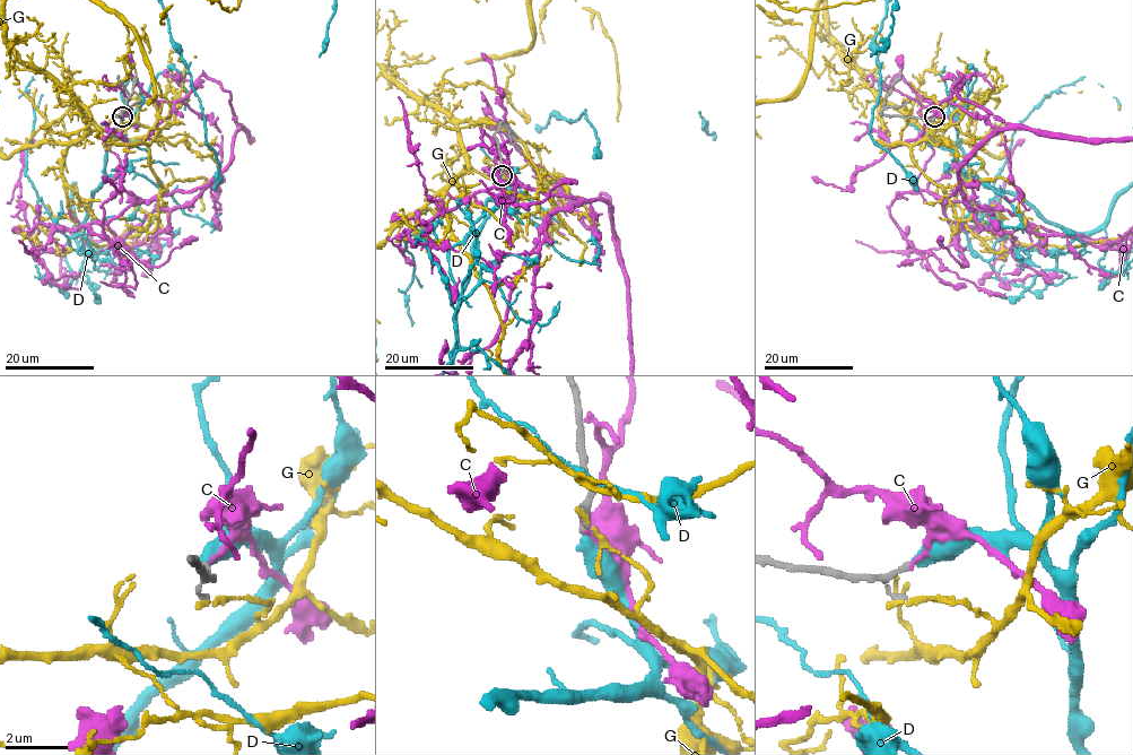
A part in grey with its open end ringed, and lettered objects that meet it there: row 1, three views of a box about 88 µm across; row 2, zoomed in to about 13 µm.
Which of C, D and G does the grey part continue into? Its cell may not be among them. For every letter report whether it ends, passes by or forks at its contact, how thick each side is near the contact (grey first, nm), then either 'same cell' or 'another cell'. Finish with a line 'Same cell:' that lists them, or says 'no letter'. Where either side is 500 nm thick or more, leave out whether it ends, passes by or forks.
C: it ends | 150/150 nm | another cell
D: it ends | 140/440 nm | same cell
G: it passes by | 100/130 nm | another cell
Same cell: D

